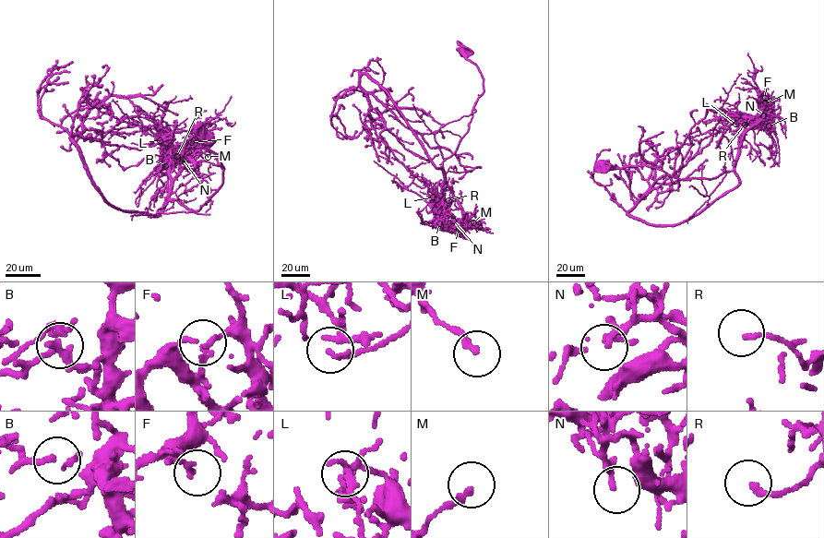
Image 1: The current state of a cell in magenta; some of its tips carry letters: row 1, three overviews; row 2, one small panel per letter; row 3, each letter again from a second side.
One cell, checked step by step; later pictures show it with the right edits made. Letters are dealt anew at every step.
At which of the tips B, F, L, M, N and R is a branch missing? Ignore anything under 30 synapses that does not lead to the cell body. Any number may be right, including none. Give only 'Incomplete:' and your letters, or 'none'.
Incomplete: N

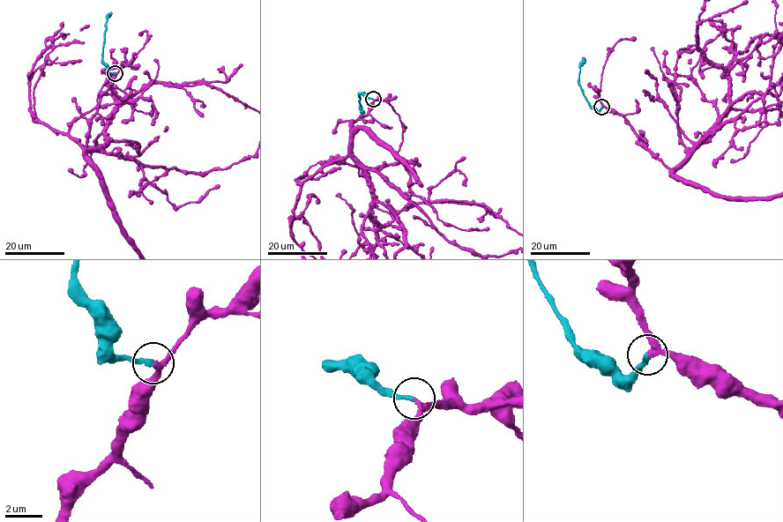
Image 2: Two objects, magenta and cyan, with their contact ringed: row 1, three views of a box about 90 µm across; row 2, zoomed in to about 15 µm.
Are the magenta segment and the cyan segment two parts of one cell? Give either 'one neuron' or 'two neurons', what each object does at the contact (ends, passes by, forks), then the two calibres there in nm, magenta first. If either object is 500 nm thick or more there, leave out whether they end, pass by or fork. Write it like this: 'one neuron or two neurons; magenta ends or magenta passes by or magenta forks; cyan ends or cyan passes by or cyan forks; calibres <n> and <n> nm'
one neuron; magenta passes by; cyan ends; calibres 220 and 240 nm

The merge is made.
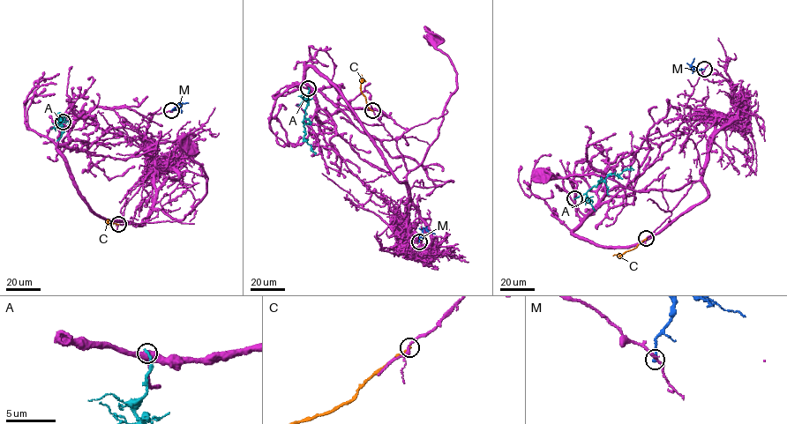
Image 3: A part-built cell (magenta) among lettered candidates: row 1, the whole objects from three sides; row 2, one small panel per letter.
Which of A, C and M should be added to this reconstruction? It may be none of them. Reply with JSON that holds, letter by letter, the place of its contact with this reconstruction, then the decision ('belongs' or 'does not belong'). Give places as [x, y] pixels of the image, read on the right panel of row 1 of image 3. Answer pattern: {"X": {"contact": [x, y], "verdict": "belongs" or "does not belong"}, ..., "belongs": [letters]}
{"A": {"contact": [574, 198], "verdict": "does not belong"}, "C": {"contact": [646, 238], "verdict": "belongs"}, "M": {"contact": [704, 69], "verdict": "does not belong"}, "belongs": ["C"]}

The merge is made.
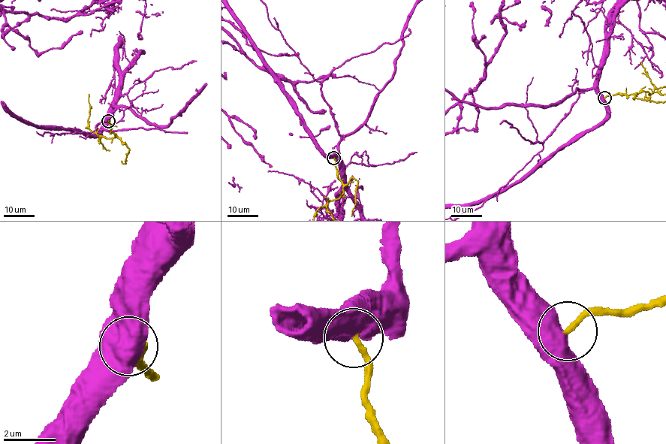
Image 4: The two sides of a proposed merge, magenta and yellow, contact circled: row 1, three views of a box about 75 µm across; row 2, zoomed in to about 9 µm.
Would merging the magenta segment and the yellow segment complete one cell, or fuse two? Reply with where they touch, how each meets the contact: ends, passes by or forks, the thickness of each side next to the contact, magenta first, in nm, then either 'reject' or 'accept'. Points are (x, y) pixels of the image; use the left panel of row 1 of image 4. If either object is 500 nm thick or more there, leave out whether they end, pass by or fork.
at (108, 121); 700 nm thick on the magenta side, 220 nm on the other; accept

